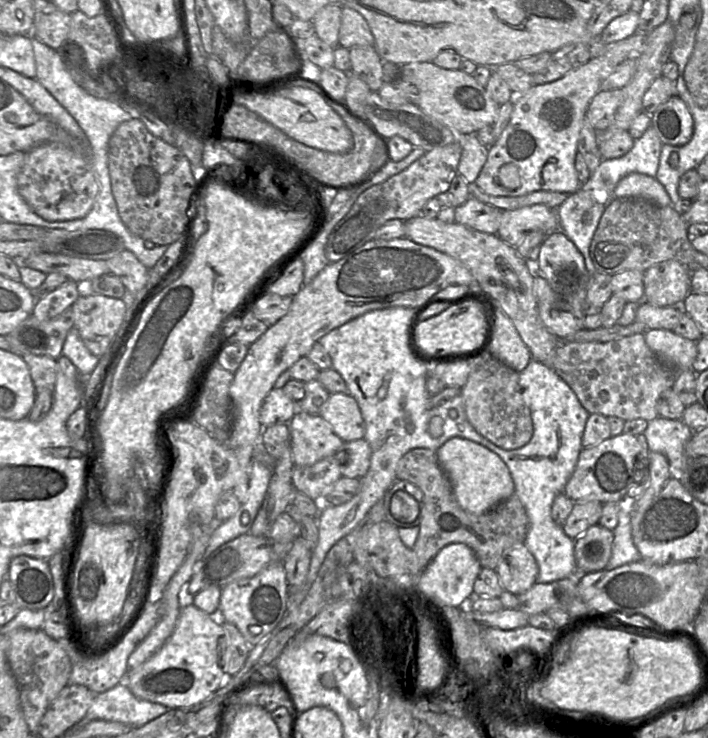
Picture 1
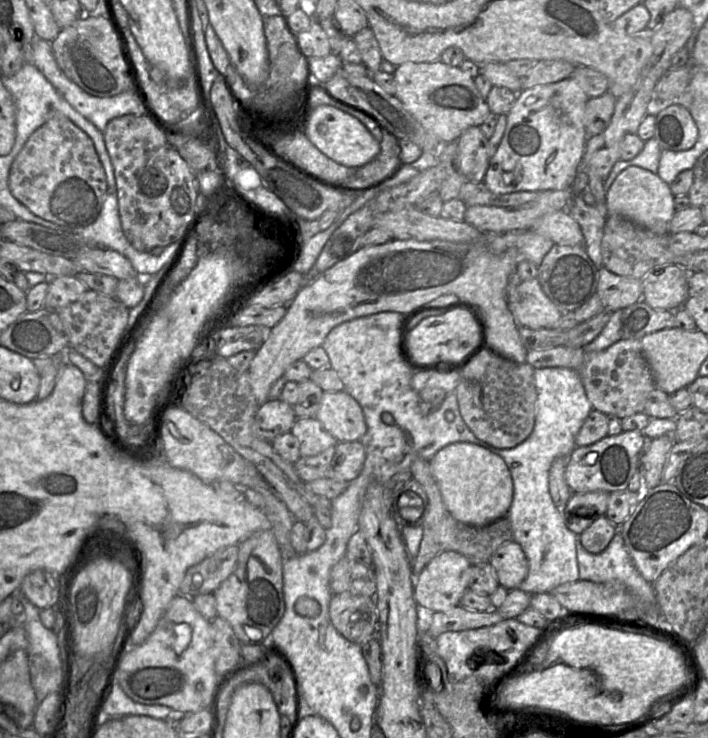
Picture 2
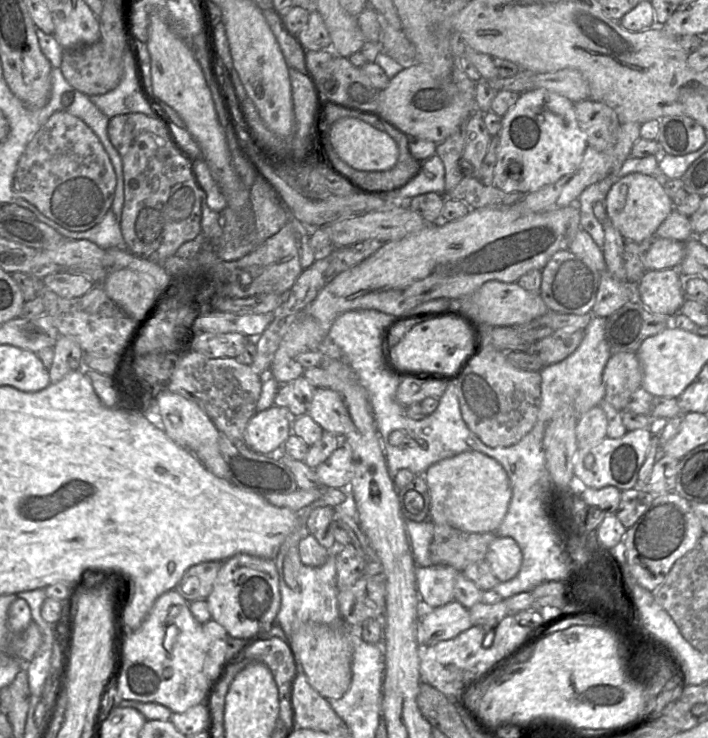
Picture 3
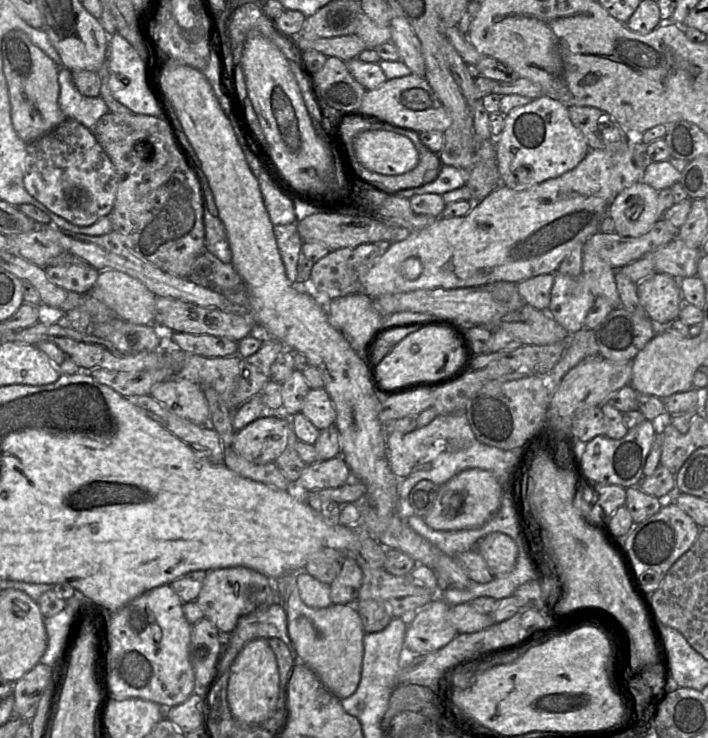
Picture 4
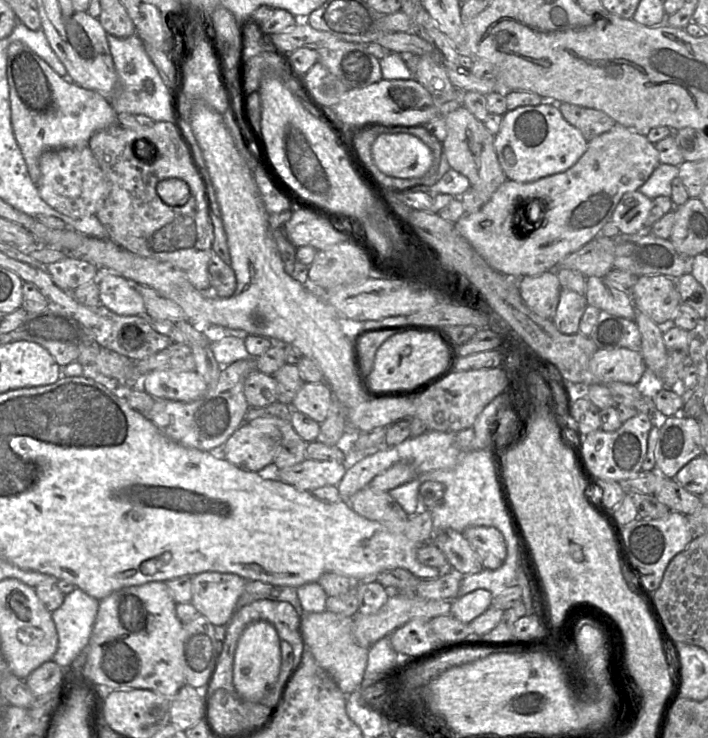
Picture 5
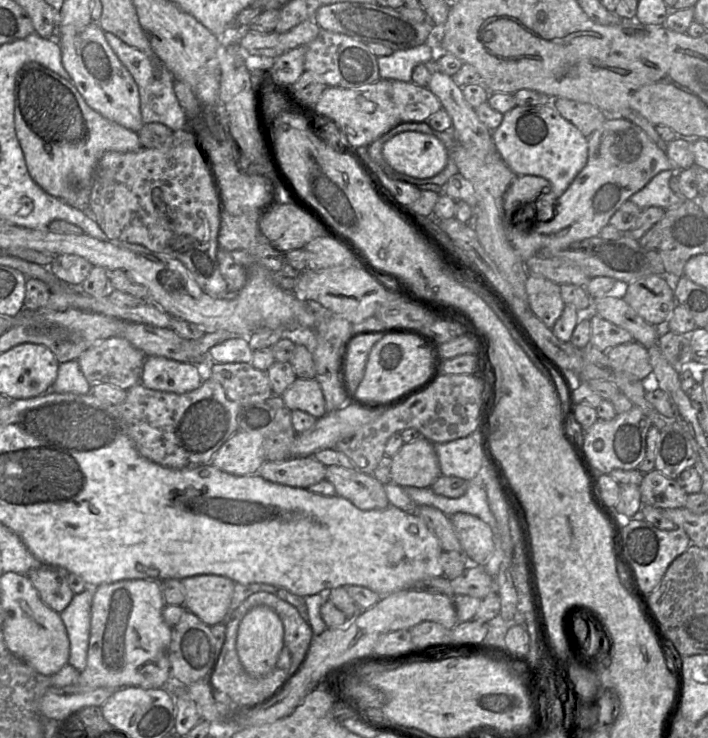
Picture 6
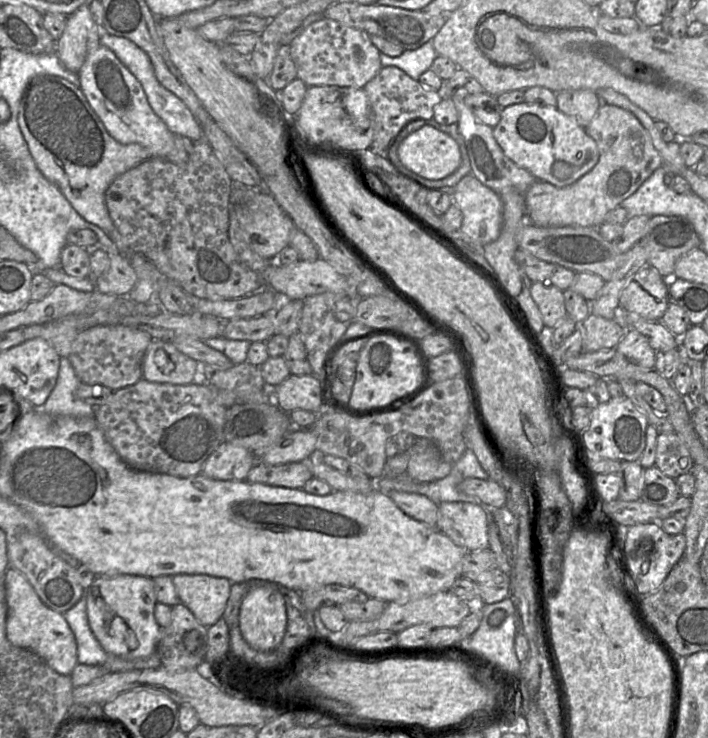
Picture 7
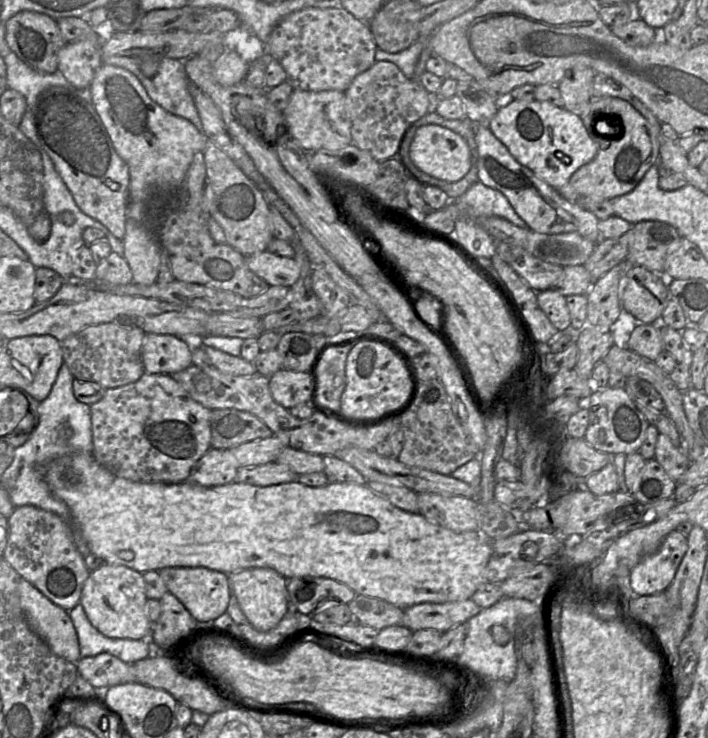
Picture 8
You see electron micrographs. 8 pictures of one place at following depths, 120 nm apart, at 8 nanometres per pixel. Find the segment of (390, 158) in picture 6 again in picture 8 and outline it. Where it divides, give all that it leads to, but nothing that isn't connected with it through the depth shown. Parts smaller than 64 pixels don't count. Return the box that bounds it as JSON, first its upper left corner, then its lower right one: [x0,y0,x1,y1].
[409,124,472,182]

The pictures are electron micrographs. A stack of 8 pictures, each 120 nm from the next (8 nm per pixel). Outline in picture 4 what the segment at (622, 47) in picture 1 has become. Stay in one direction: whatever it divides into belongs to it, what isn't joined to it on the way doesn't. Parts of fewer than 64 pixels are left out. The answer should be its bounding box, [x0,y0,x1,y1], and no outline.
[494,95,590,191]

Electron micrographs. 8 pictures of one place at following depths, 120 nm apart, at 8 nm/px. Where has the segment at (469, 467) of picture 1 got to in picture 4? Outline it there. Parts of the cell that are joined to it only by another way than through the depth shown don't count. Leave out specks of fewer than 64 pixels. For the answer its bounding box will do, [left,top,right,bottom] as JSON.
[423,468,502,530]

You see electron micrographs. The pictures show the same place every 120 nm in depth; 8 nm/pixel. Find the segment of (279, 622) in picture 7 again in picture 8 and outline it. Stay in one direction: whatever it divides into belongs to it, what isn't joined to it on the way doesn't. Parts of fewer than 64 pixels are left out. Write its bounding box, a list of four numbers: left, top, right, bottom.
[227,568,288,631]

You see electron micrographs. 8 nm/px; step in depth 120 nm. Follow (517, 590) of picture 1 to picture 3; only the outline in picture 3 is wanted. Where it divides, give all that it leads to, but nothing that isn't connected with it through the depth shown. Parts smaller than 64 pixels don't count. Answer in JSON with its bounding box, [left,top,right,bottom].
[485,537,522,582]

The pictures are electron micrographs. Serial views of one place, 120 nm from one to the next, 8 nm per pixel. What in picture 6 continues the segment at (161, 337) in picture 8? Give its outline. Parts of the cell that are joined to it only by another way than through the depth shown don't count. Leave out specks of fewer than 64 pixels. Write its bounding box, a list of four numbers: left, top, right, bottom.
[140,356,202,394]

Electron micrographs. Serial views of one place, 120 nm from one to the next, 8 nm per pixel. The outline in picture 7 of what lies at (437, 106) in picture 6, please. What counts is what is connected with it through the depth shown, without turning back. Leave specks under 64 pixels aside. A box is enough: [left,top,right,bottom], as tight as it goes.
[364,66,441,156]

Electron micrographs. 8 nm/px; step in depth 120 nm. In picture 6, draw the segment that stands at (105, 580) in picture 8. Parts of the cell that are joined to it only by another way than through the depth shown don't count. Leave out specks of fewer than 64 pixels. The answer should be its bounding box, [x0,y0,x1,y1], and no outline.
[77,579,172,689]

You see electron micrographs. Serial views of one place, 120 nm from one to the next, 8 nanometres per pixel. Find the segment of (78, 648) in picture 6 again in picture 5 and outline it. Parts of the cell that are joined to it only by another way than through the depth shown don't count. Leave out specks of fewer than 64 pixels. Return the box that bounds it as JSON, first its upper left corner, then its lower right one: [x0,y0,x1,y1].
[51,588,99,671]

